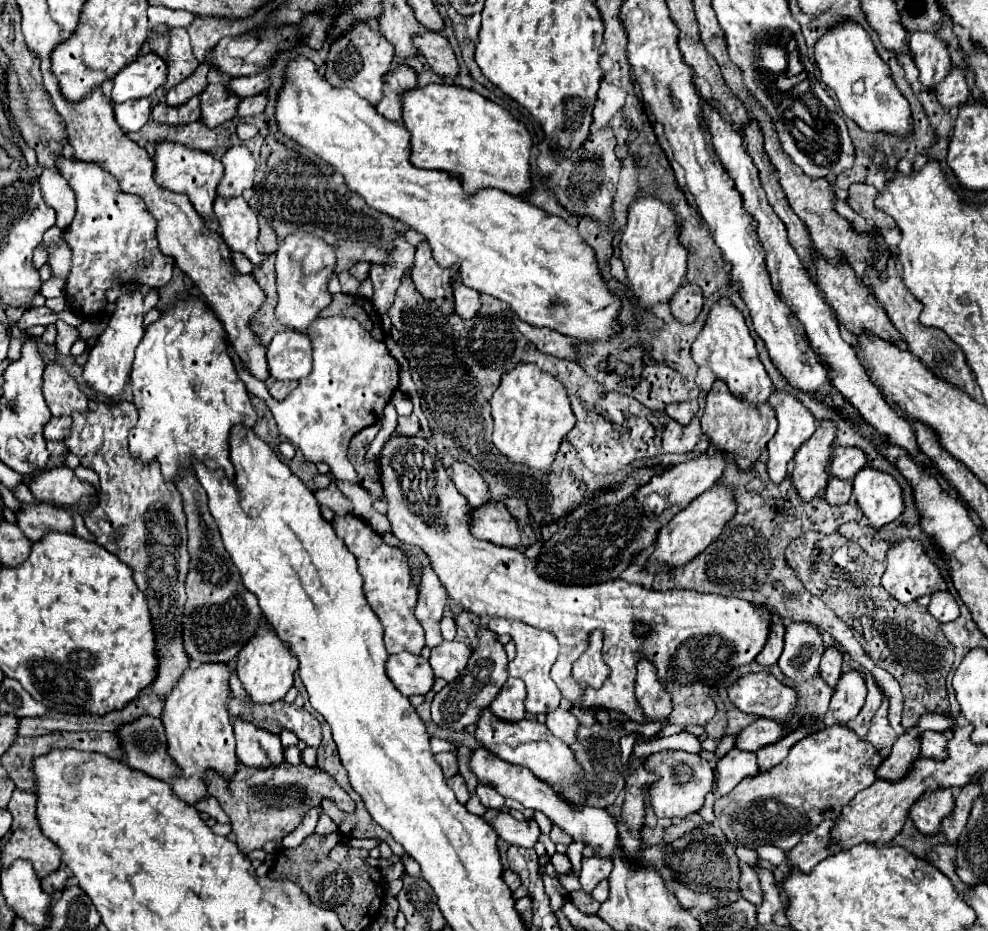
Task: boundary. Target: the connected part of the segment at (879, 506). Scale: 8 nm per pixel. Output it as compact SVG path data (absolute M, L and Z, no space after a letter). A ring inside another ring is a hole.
M864 466L854 478L854 496L872 528L894 522L904 512L904 496L892 474Z

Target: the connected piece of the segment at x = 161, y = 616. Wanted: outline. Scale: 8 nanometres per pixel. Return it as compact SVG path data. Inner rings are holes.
M90 400L86 412L72 412L72 420L70 434L64 440L68 452L80 456L82 466L92 468L100 478L98 504L82 512L84 524L100 546L132 568L136 586L148 598L160 656L158 678L148 692L164 692L164 696L168 696L176 680L188 668L188 656L184 656L180 640L186 602L184 580L188 574L186 516L180 492L172 482L162 478L156 460L144 464L128 452L128 430L136 424L136 406L132 402L106 404Z

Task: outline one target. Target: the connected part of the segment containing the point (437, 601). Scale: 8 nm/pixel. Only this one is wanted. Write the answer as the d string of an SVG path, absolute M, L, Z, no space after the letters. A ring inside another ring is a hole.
M430 566L422 568L422 578L418 584L418 604L414 616L420 620L424 632L426 632L426 644L434 648L442 642L440 634L440 620L446 606L448 594L444 592L444 586L440 584L438 576Z

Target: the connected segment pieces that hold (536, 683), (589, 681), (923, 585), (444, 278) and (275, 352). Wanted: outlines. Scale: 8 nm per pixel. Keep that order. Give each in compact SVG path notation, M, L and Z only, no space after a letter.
M492 618L488 622L488 630L492 630L494 634L508 634L516 644L516 658L508 662L506 670L508 670L508 676L520 678L526 684L526 700L524 700L526 712L536 716L536 714L546 714L548 710L556 708L560 704L560 696L562 696L558 686L550 678L550 668L558 658L556 636L548 630L538 630L522 620L510 620L510 618Z
M602 630L592 632L588 638L586 652L572 666L572 676L580 684L582 690L588 686L598 690L610 674L606 662L602 660L602 638L604 638Z
M902 538L900 542L892 544L886 554L886 572L882 576L882 586L902 604L908 604L924 594L932 594L936 590L946 590L946 582L934 562L930 562L926 548L922 542L914 538Z
M424 240L416 248L416 258L412 266L412 280L416 290L422 292L424 298L450 298L452 296L452 276L456 268L440 268L432 258L432 248Z
M296 330L278 332L268 346L268 368L276 380L300 380L312 372L310 338Z

